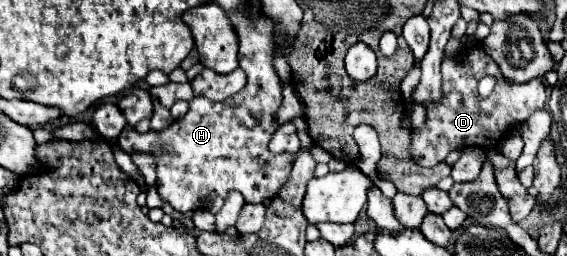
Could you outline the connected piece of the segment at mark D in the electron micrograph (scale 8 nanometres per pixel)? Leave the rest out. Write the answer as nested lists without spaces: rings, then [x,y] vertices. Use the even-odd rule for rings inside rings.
[[[466,46],[456,56],[444,56],[442,60],[442,98],[438,102],[424,104],[426,108],[426,124],[422,128],[412,130],[412,160],[422,164],[424,168],[432,168],[446,160],[452,150],[478,146],[486,152],[486,160],[492,164],[496,172],[496,184],[500,194],[506,198],[510,214],[516,222],[524,220],[536,206],[536,198],[528,194],[528,190],[520,184],[516,176],[516,162],[500,156],[496,152],[496,144],[508,136],[508,132],[522,124],[534,110],[544,108],[546,104],[546,82],[530,80],[526,84],[512,84],[500,76],[500,68],[494,60],[484,52],[482,46]],[[484,76],[494,76],[496,86],[490,96],[478,94],[478,82]]]

